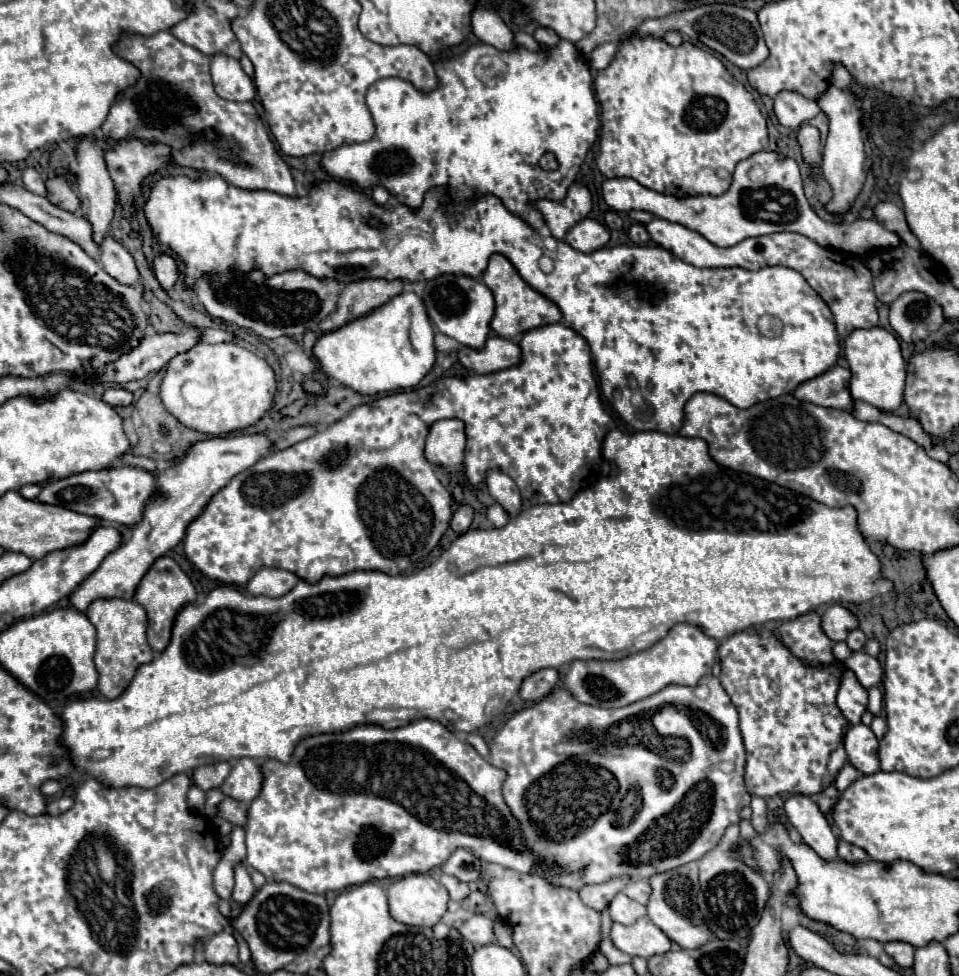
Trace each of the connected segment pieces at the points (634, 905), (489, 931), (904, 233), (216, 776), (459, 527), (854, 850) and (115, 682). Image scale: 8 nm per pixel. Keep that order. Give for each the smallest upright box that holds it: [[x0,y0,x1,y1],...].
[[610,892,646,924],[458,914,494,946],[874,202,918,248],[194,762,230,790],[450,506,474,534],[838,840,868,862],[86,598,154,698]]

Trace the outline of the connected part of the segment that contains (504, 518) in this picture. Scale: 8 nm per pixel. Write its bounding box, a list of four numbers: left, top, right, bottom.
[486,504,508,528]

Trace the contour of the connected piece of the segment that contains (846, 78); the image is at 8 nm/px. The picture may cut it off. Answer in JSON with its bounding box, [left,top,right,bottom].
[830,64,852,88]

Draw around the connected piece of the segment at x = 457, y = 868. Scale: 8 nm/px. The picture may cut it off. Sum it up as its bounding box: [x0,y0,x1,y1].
[442,848,480,882]

